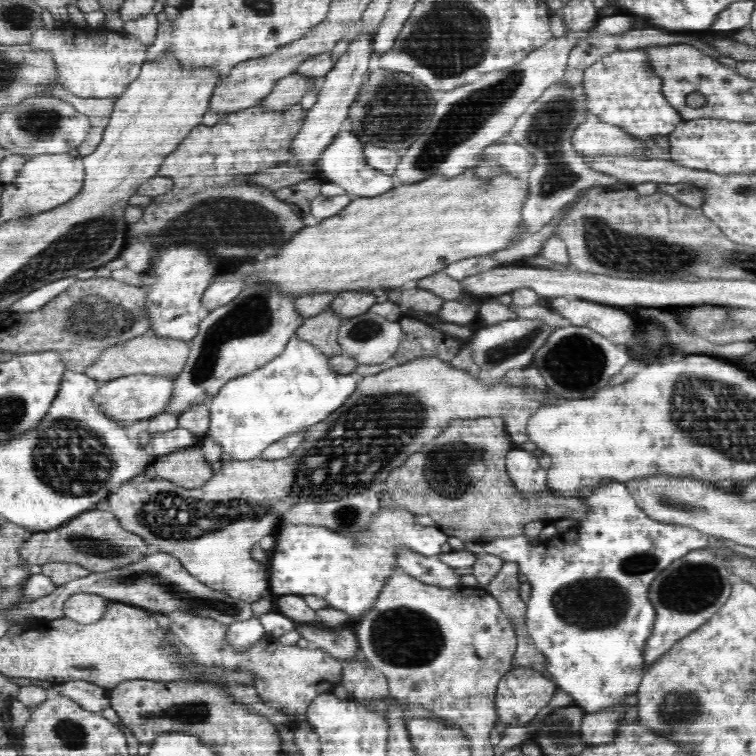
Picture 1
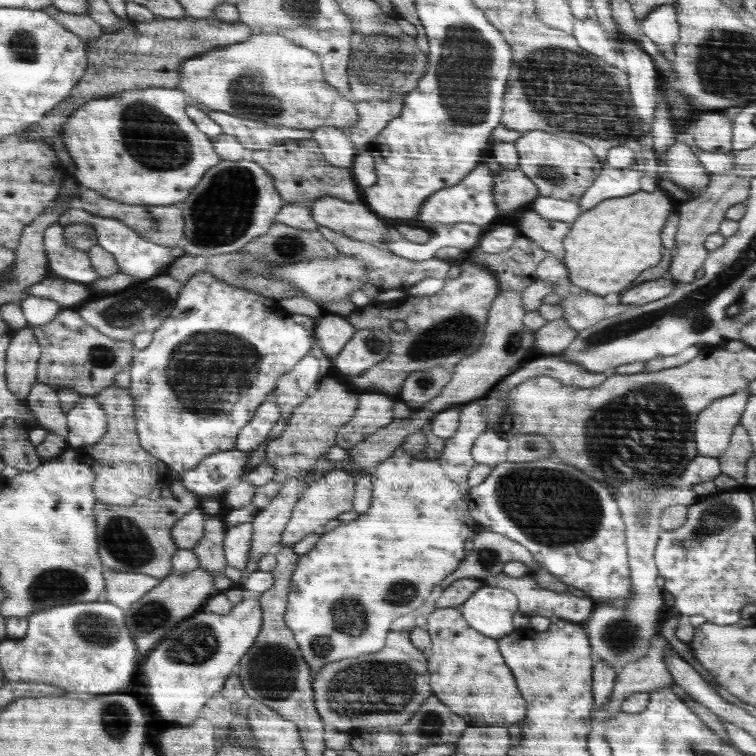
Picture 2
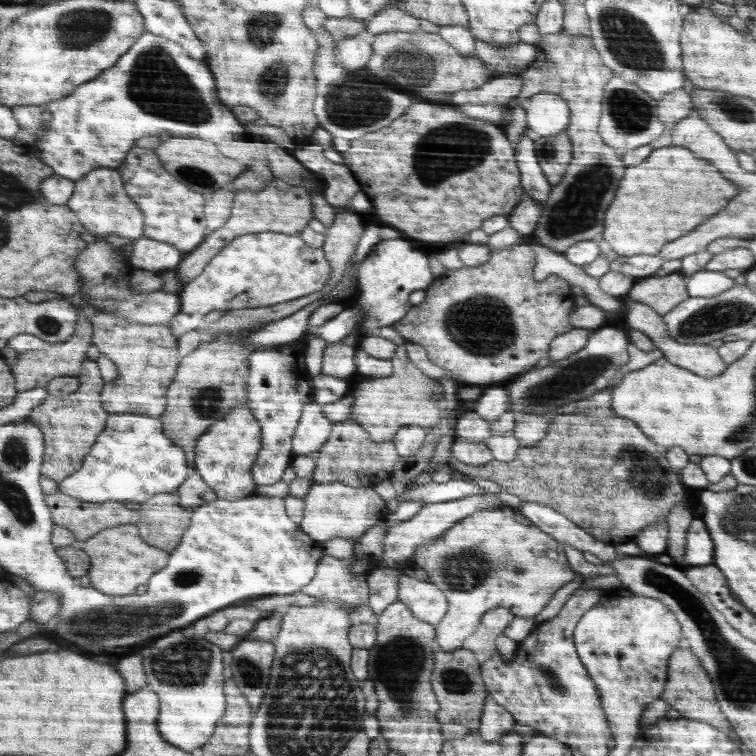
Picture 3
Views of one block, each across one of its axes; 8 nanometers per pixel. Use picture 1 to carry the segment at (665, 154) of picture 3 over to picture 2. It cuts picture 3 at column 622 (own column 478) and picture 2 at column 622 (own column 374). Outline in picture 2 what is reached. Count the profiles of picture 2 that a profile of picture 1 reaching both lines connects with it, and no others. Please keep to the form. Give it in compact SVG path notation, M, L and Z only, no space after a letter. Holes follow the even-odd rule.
M640 190L630 196L607 199L584 212L572 222L564 240L564 264L568 279L576 290L605 296L620 292L644 270L662 260L662 236L668 215L674 212L670 197L662 190Z

